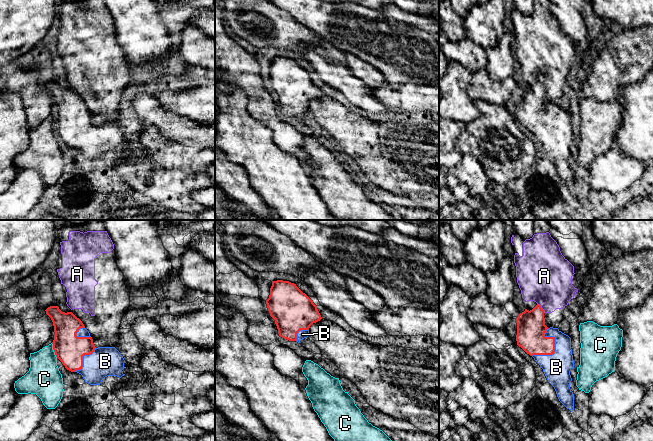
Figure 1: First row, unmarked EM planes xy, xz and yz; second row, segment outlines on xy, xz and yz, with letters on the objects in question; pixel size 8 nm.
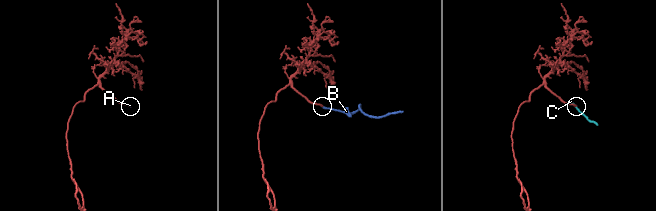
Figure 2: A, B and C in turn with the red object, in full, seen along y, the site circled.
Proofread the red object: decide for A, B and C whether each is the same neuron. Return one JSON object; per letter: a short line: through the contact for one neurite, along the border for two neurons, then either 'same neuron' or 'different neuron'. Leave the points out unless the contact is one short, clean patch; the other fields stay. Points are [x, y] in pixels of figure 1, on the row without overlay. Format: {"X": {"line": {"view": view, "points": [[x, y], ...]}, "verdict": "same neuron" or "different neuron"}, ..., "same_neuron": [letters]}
{"A": {"verdict": "different neuron"}, "B": {"verdict": "same neuron"}, "C": {"line": {"view": "xy", "points": [[51, 119], [54, 130], [57, 133]]}, "verdict": "different neuron"}, "same_neuron": ["B"]}

